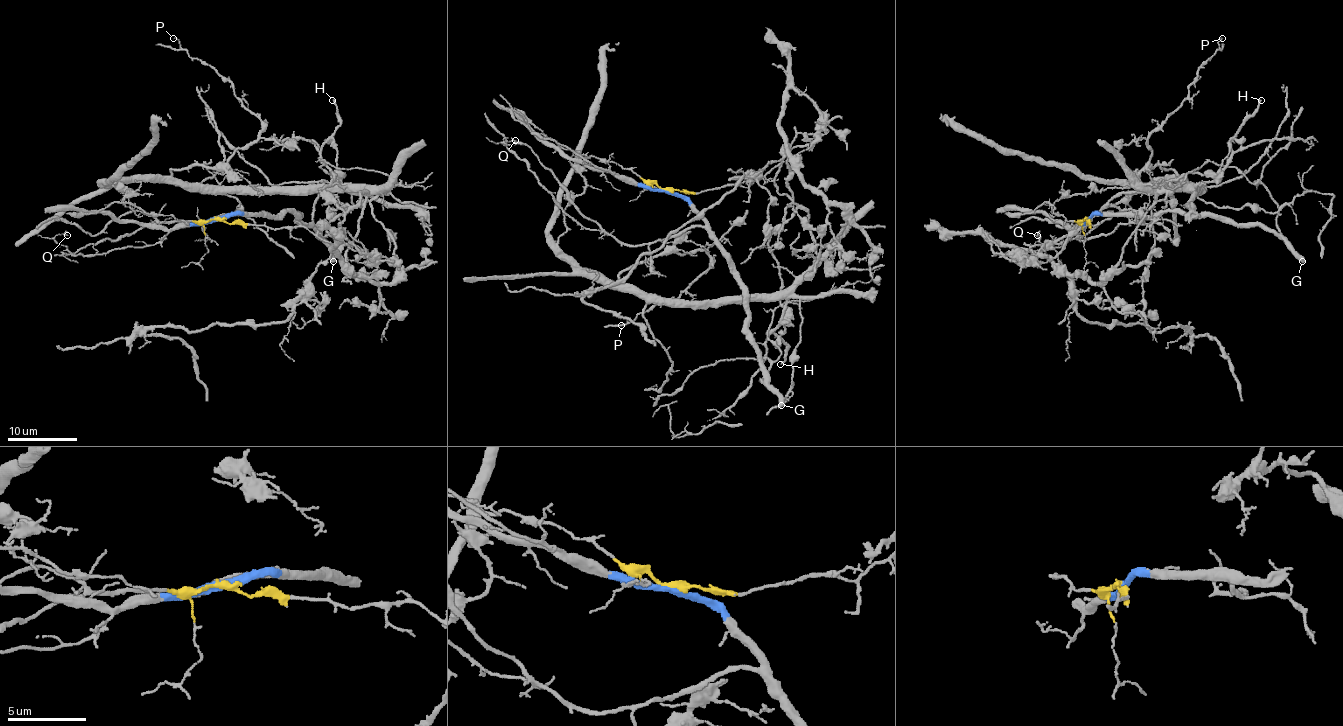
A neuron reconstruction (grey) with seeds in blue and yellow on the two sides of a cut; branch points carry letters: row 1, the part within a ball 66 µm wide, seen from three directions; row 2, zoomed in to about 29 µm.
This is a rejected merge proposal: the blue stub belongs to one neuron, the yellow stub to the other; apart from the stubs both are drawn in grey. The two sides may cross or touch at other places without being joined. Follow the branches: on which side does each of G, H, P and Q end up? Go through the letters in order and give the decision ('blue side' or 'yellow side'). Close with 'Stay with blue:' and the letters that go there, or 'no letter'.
G: blue side
H: yellow side
P: yellow side
Q: blue side
Stay with blue: G, Q

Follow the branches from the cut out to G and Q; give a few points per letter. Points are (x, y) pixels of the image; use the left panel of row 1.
G: (218, 220), (236, 213), (276, 216), (290, 211), (311, 227), (329, 248), (334, 262)
Q: (218, 220), (257, 213), (140, 227), (73, 253), (54, 239), (68, 236)

